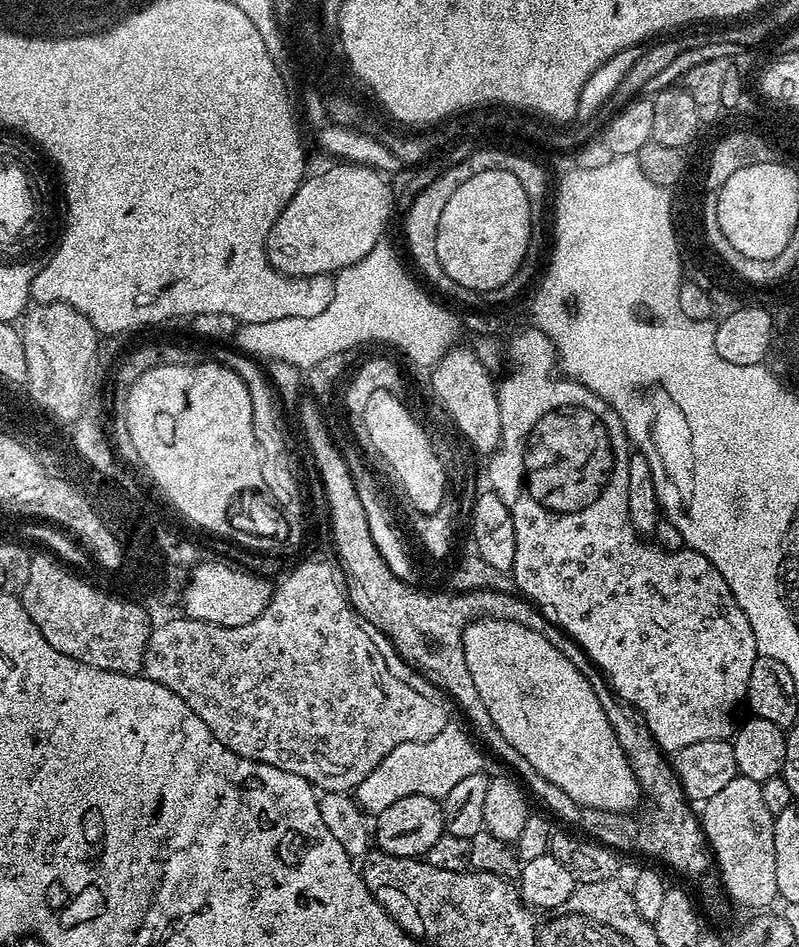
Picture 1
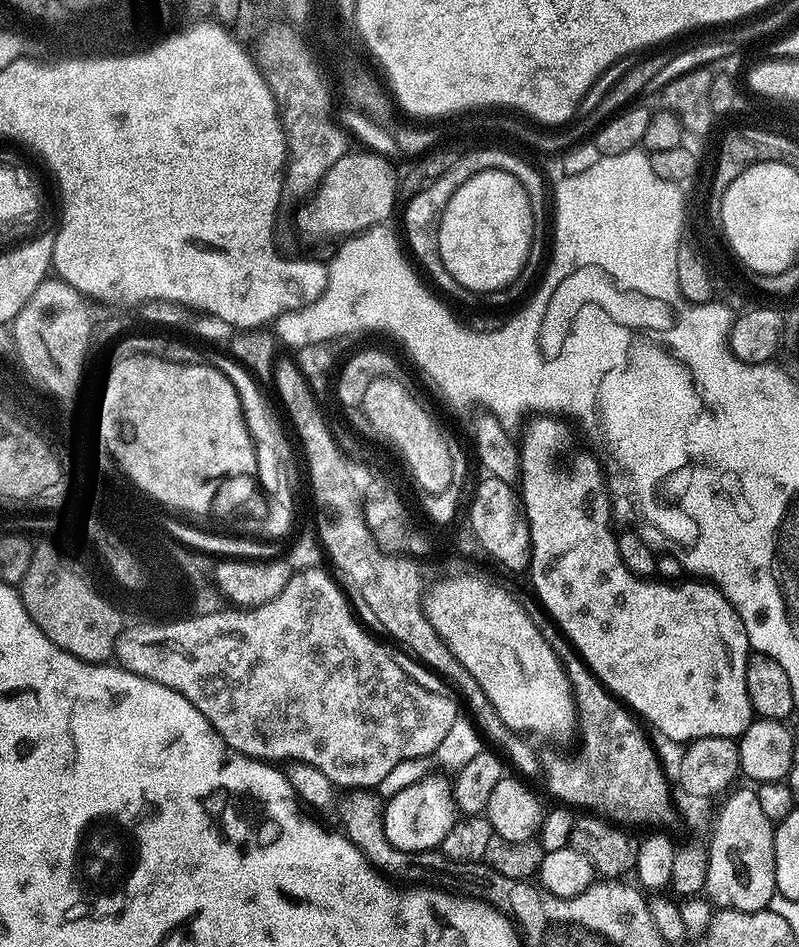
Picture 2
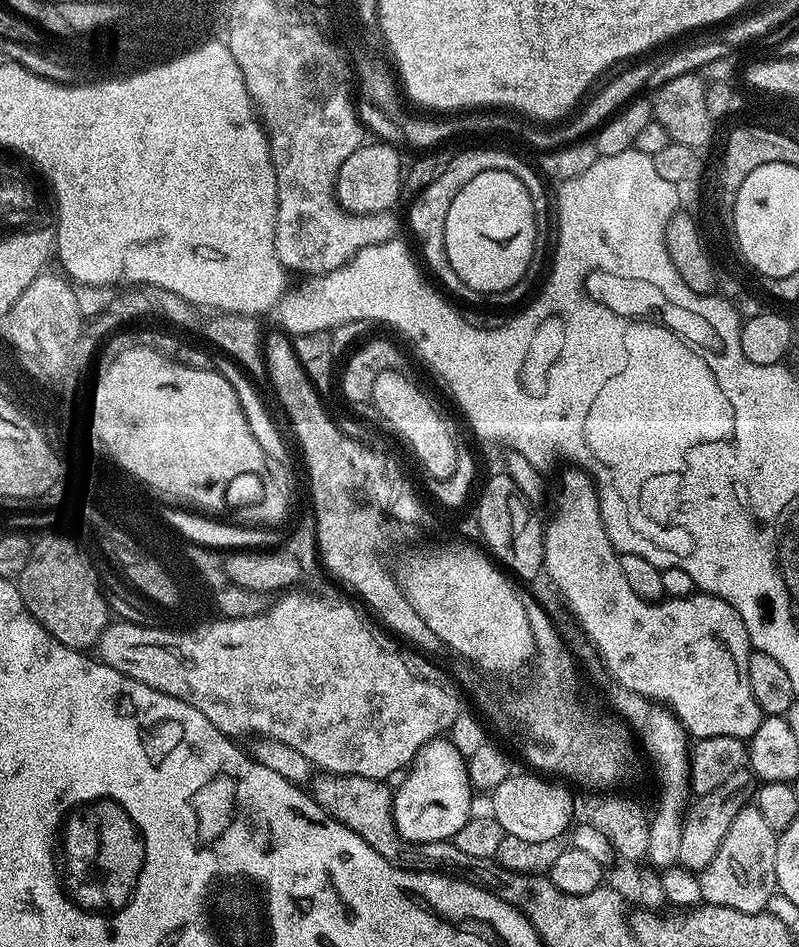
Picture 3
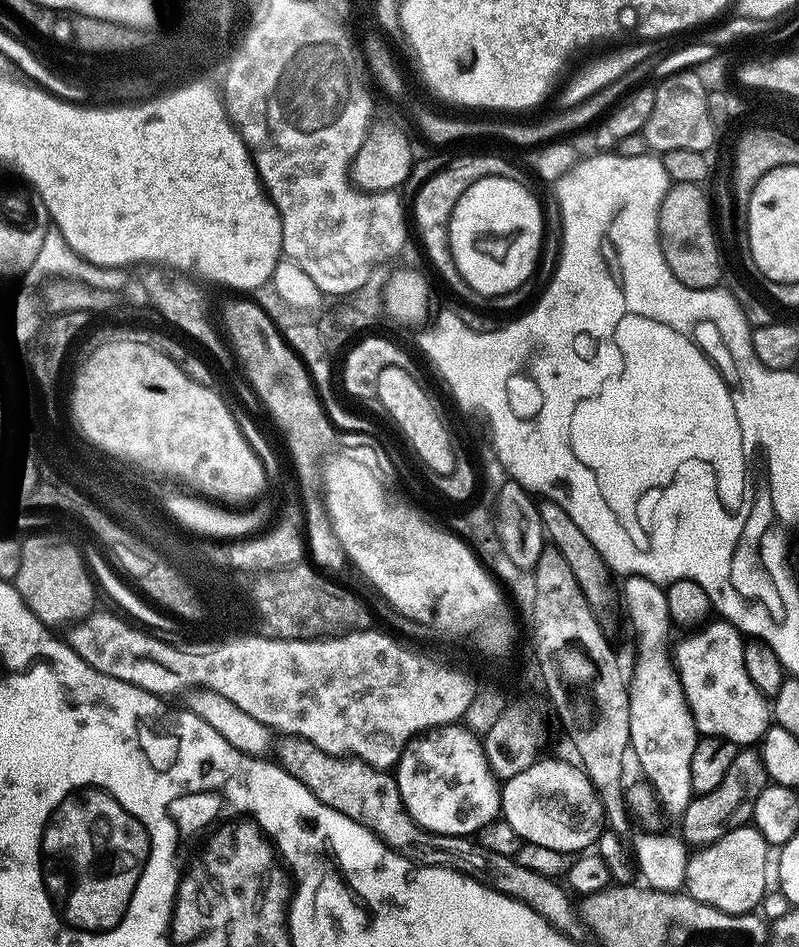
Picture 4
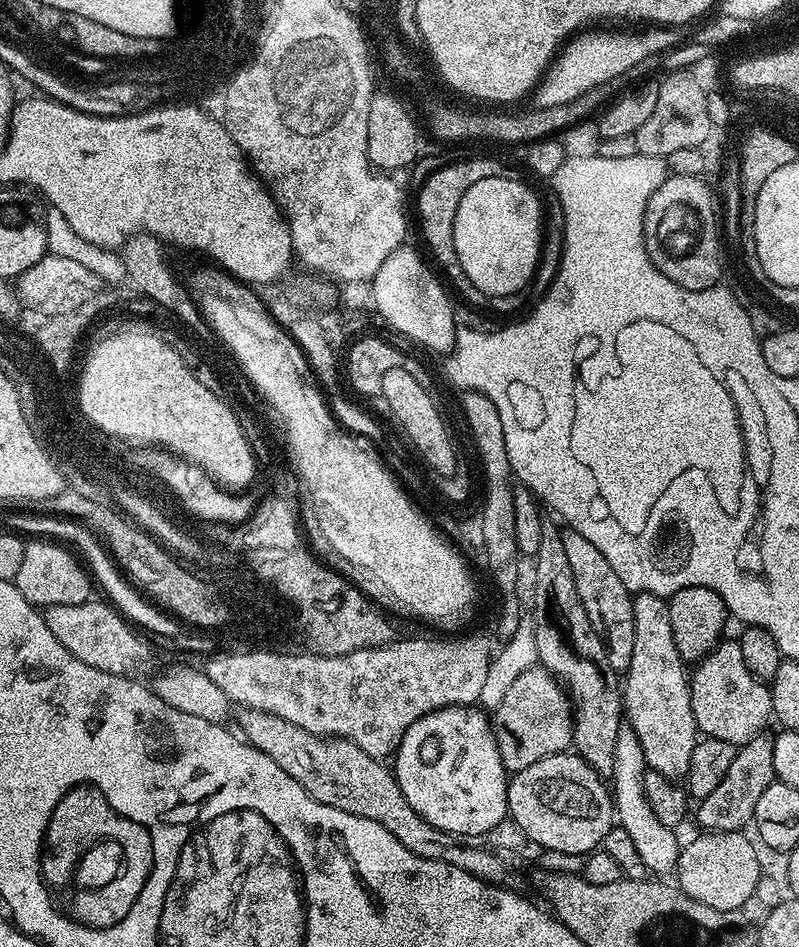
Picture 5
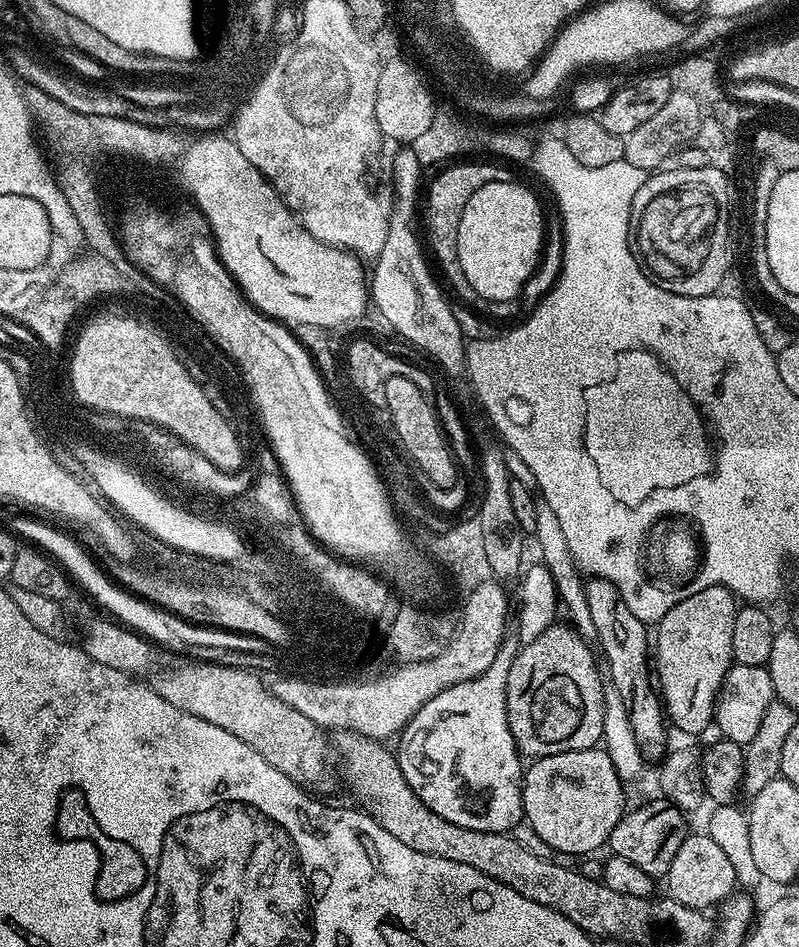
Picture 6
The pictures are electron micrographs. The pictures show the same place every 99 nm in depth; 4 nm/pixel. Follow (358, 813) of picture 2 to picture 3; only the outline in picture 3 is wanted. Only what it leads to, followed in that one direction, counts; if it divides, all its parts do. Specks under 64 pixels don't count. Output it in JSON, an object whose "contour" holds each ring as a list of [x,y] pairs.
{"contour":[[[320,774],[311,781],[310,795],[319,804],[323,812],[327,812],[338,823],[345,824],[366,846],[374,846],[386,862],[411,872],[443,872],[453,877],[470,882],[479,888],[492,892],[498,888],[524,888],[520,878],[514,878],[514,872],[497,862],[479,860],[464,854],[453,842],[439,840],[429,844],[411,844],[396,833],[396,823],[392,817],[393,789],[385,781],[361,776],[334,776]]]}

